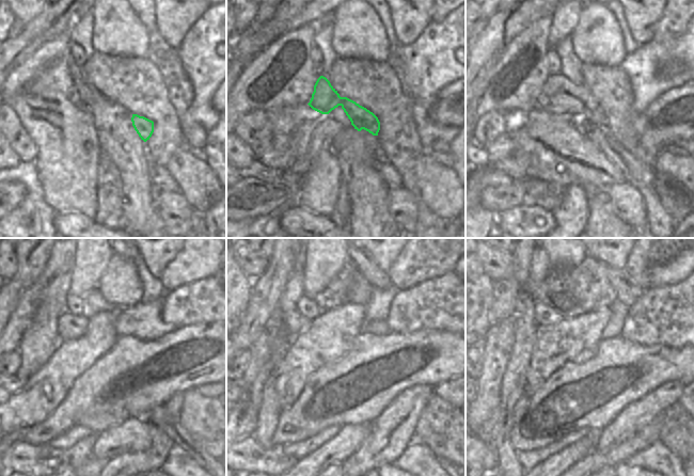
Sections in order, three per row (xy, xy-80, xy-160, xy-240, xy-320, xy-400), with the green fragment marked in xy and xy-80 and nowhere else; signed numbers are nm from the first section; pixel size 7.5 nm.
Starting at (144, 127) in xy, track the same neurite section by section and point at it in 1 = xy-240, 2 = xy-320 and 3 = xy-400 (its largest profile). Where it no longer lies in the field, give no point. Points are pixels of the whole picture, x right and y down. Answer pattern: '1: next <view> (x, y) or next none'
1: next xy-240 (67, 327)
2: next xy-320 (295, 323)
3: next xy-400 (524, 303)

